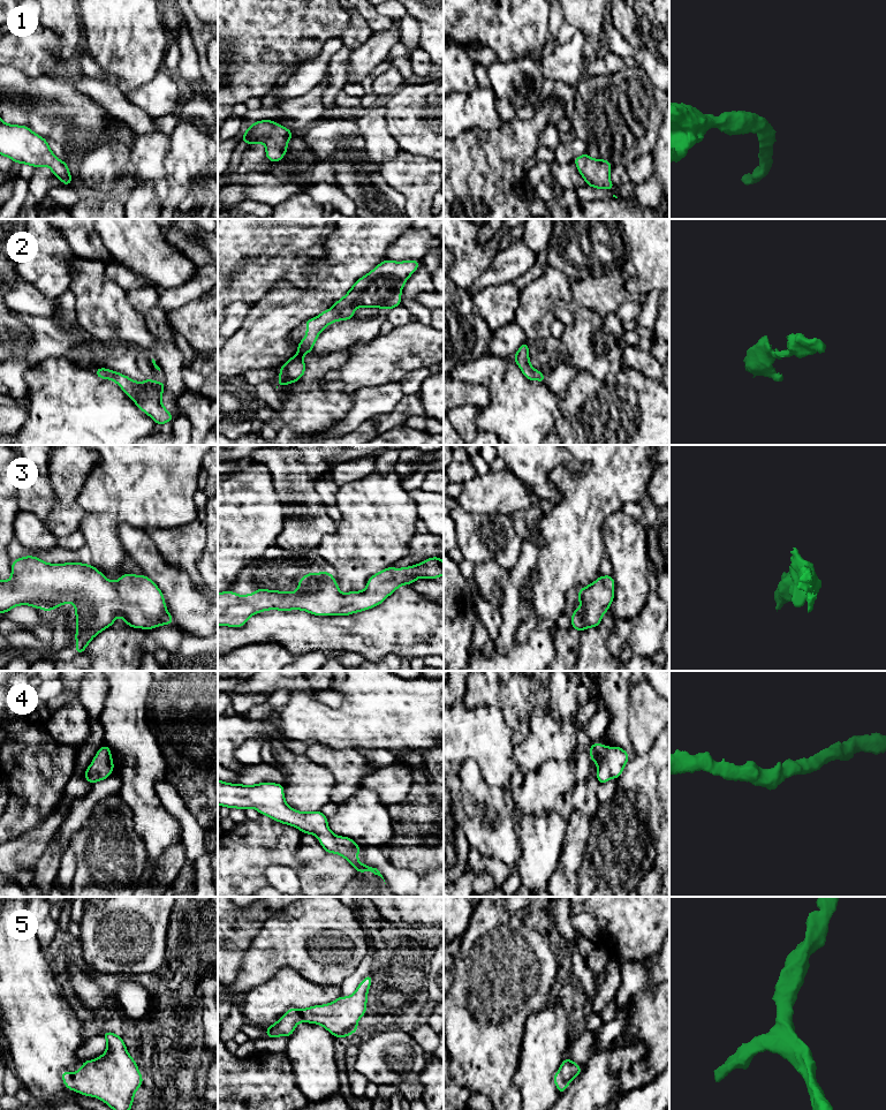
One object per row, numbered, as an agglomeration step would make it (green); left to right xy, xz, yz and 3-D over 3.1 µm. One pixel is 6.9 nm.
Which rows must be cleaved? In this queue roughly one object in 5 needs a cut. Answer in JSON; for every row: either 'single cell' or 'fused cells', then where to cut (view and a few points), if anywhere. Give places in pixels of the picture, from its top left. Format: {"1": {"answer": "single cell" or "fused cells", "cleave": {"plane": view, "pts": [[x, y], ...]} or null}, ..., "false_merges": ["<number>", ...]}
{"1": {"answer": "single cell", "cleave": null}, "2": {"answer": "single cell", "cleave": null}, "3": {"answer": "single cell", "cleave": null}, "4": {"answer": "single cell", "cleave": null}, "5": {"answer": "single cell", "cleave": null}, "false_merges": []}

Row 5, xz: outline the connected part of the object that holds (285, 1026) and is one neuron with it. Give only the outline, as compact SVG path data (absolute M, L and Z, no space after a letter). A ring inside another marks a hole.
M371 974L366 975L349 997L340 996L326 1005L287 1012L272 1026L266 1028L265 1037L290 1036L298 1022L318 1024L335 1037L347 1037L357 1032L357 1022L366 1013L368 991L372 983Z

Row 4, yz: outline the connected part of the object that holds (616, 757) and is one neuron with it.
M593 743L590 746L591 765L599 758L597 765L597 779L599 784L608 781L611 778L618 779L629 755L621 747L606 747L603 743Z

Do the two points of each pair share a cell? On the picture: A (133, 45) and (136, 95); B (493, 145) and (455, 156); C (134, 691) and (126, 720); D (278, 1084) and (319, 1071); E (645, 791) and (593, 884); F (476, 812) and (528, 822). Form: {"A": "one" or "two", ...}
{"A": "two", "B": "one", "C": "one", "D": "two", "E": "one", "F": "two"}

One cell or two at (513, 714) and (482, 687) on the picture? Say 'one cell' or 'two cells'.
one cell

